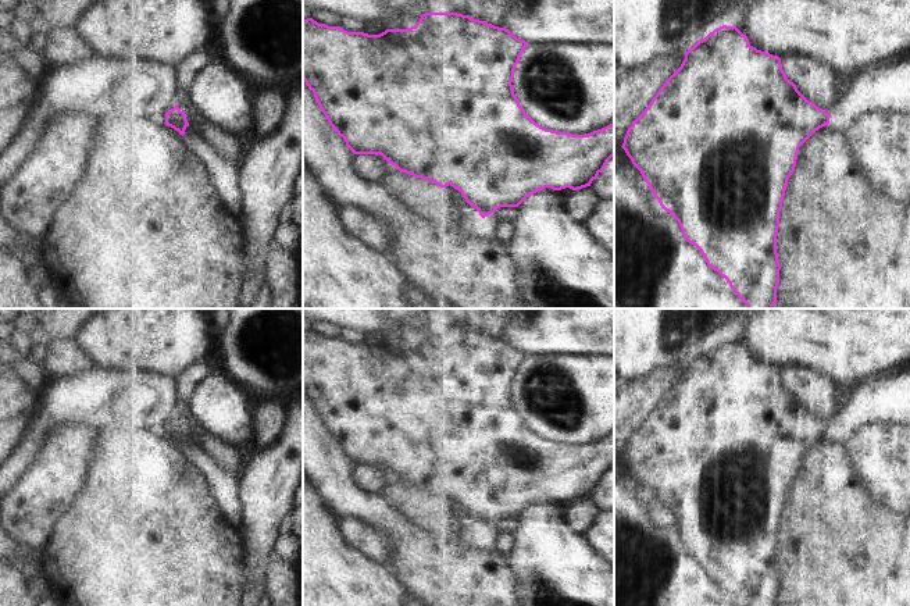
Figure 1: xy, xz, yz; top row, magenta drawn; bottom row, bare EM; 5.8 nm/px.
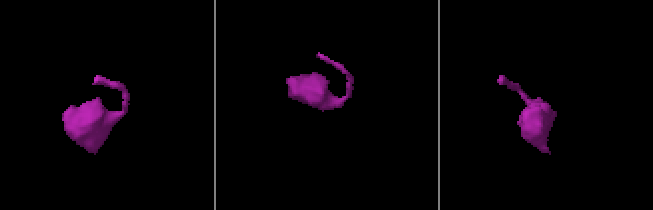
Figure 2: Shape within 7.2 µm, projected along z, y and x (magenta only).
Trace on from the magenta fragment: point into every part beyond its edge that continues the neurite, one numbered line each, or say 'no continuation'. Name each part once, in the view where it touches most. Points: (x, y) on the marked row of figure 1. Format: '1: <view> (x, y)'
no continuation

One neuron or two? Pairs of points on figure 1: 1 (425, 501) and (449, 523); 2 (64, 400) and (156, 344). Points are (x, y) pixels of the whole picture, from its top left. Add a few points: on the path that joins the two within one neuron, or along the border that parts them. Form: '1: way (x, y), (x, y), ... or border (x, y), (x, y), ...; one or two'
1: border (464, 519), (459, 513), (441, 512), (418, 524); two
2: border (96, 366), (146, 373); two

